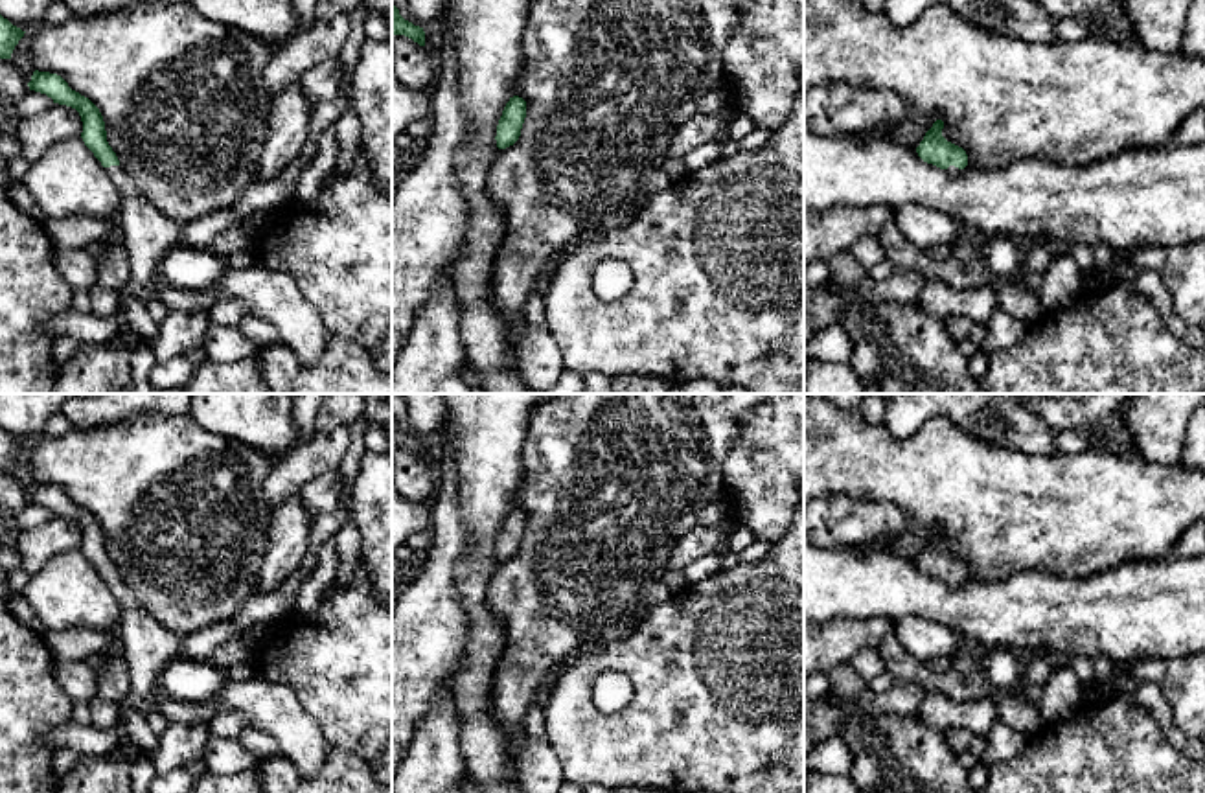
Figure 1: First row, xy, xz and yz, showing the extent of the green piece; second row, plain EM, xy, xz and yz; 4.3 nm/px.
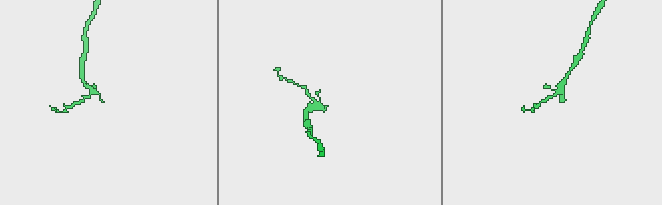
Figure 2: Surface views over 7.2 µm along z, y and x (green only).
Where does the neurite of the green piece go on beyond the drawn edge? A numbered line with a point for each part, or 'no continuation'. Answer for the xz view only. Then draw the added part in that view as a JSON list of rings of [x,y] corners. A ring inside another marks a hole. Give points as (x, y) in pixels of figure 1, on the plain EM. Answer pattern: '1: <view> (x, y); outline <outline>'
no continuation

